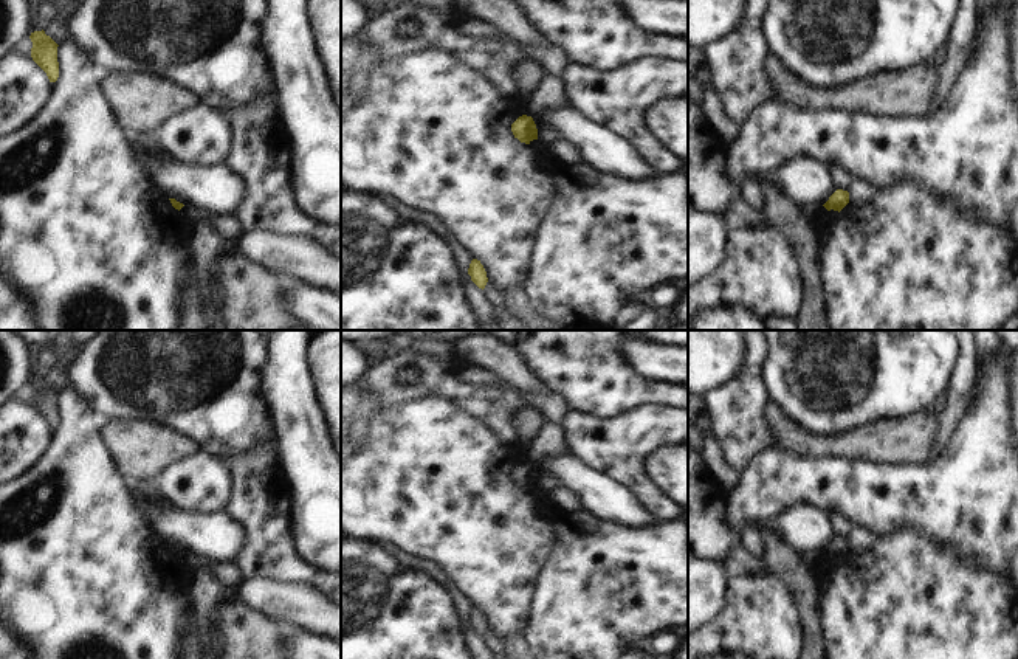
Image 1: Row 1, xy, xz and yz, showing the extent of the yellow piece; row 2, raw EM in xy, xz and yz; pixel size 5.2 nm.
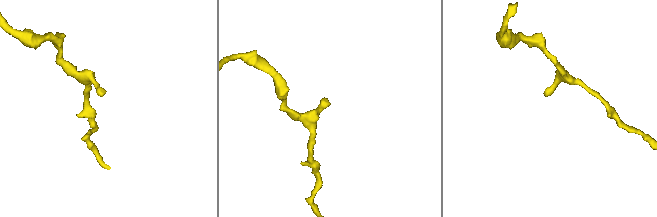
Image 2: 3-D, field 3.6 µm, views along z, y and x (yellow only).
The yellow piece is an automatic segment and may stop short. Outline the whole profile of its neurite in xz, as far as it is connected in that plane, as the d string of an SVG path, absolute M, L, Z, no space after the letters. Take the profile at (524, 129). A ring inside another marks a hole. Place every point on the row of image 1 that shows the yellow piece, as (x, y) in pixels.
M522 115L511 124L514 138L521 143L530 144L538 140L538 129L531 116Z

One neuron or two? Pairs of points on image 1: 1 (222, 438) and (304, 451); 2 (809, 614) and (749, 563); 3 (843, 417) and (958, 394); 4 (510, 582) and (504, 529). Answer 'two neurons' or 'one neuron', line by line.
1: two neurons
2: two neurons
3: two neurons
4: one neuron

